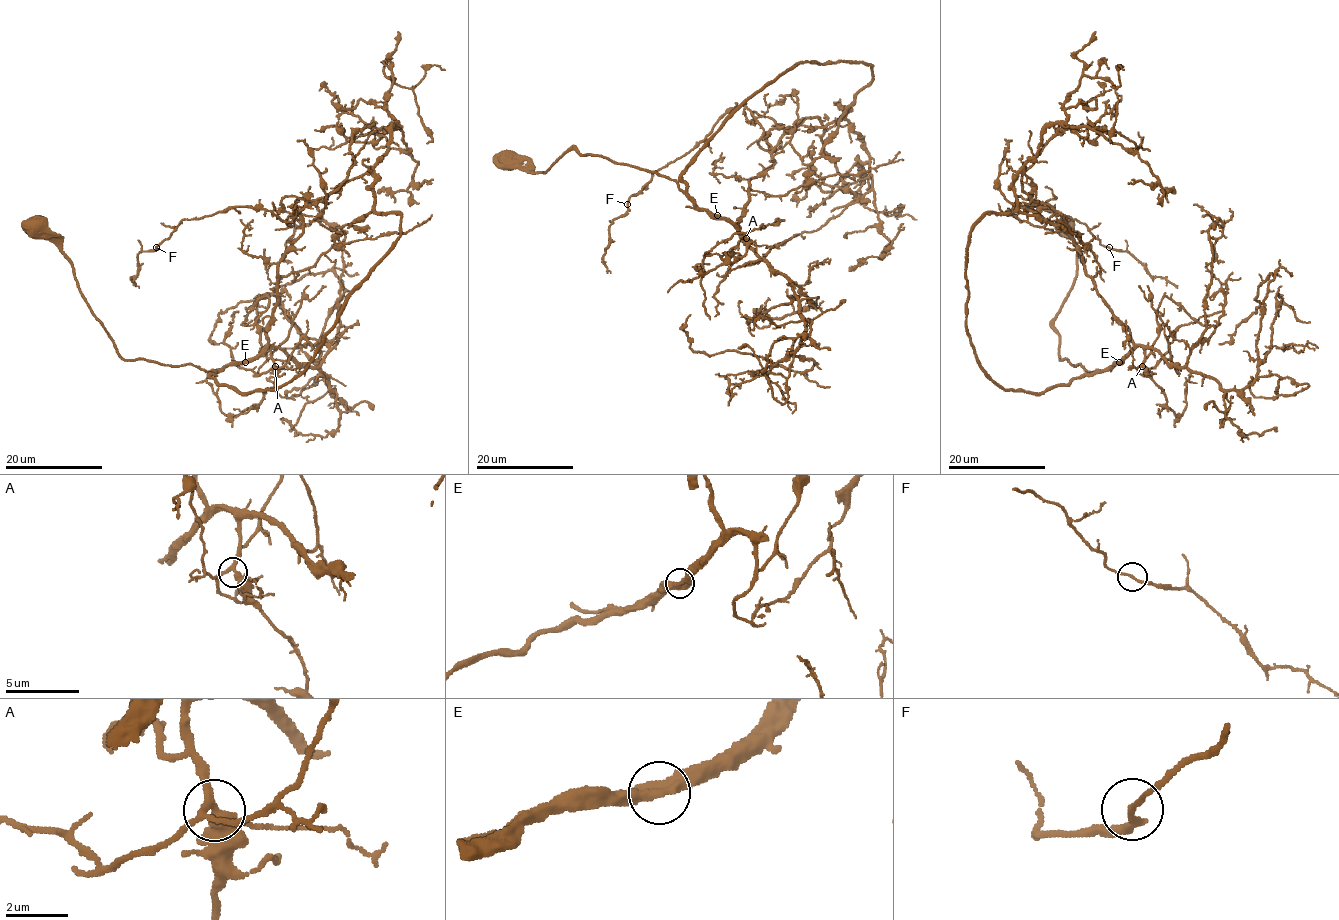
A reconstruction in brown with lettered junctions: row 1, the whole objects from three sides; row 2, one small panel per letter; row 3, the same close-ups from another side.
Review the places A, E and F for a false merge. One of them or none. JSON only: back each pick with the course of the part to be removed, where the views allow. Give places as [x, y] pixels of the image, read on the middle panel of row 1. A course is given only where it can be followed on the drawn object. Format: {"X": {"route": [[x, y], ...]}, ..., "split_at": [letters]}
{"split_at": []}

